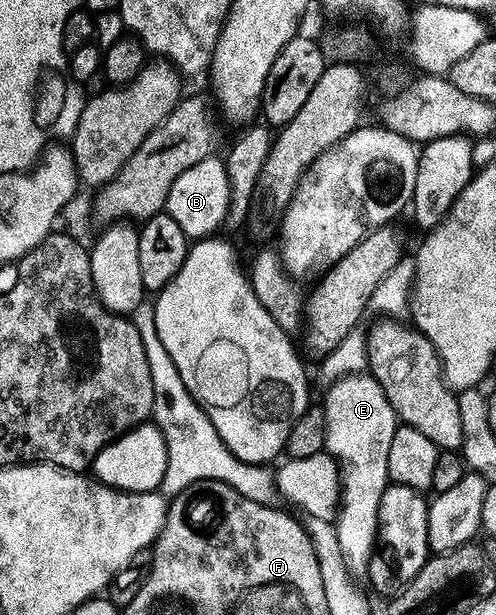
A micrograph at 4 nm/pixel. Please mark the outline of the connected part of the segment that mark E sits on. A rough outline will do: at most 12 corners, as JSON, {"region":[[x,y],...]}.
{"region":[[372,374],[324,394],[337,548],[364,573],[399,421]]}

